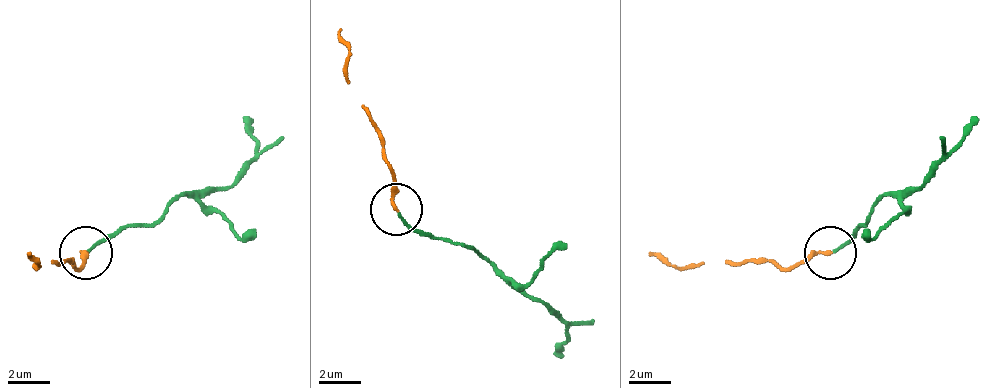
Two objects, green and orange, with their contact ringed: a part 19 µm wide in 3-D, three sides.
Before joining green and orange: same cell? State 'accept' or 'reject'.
reject

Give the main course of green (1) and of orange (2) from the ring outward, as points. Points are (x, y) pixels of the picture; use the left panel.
1: (90, 251), (126, 225), (152, 225), (184, 194), (226, 188), (257, 152), (241, 115)
2: (84, 251), (79, 267), (37, 262), (37, 267), (27, 251)

